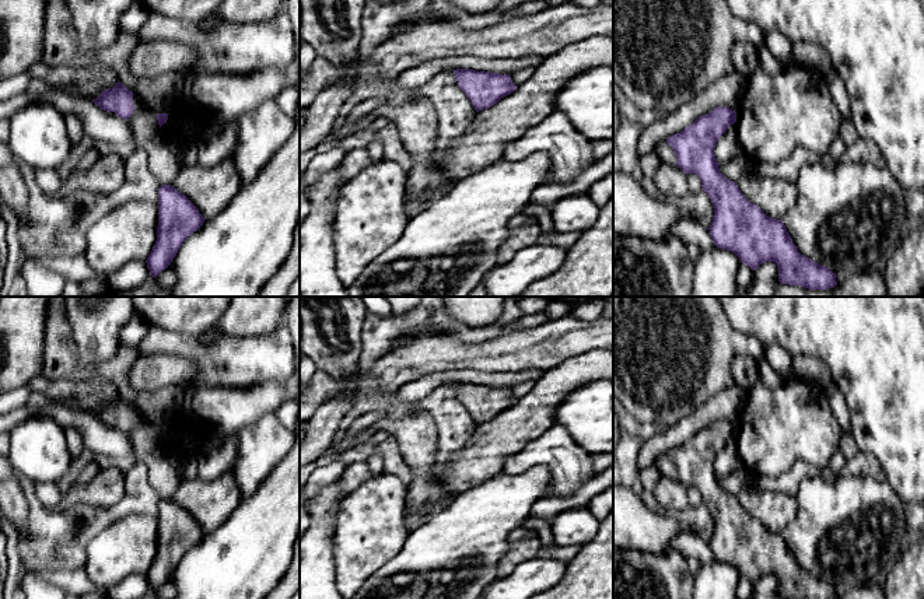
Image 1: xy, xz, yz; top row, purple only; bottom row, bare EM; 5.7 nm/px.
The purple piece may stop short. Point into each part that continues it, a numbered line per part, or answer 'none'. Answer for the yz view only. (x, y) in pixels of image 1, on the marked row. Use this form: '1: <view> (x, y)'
1: yz (665, 153)

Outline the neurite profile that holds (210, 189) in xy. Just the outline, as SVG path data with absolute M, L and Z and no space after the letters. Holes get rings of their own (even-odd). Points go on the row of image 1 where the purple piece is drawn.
M230 157L211 168L202 165L183 167L171 186L183 193L203 218L209 220L230 204L242 183Z

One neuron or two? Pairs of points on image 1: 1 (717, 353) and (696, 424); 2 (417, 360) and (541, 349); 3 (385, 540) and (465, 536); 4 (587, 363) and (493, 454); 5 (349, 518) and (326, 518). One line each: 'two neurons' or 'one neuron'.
1: two neurons
2: one neuron
3: two neurons
4: one neuron
5: two neurons

